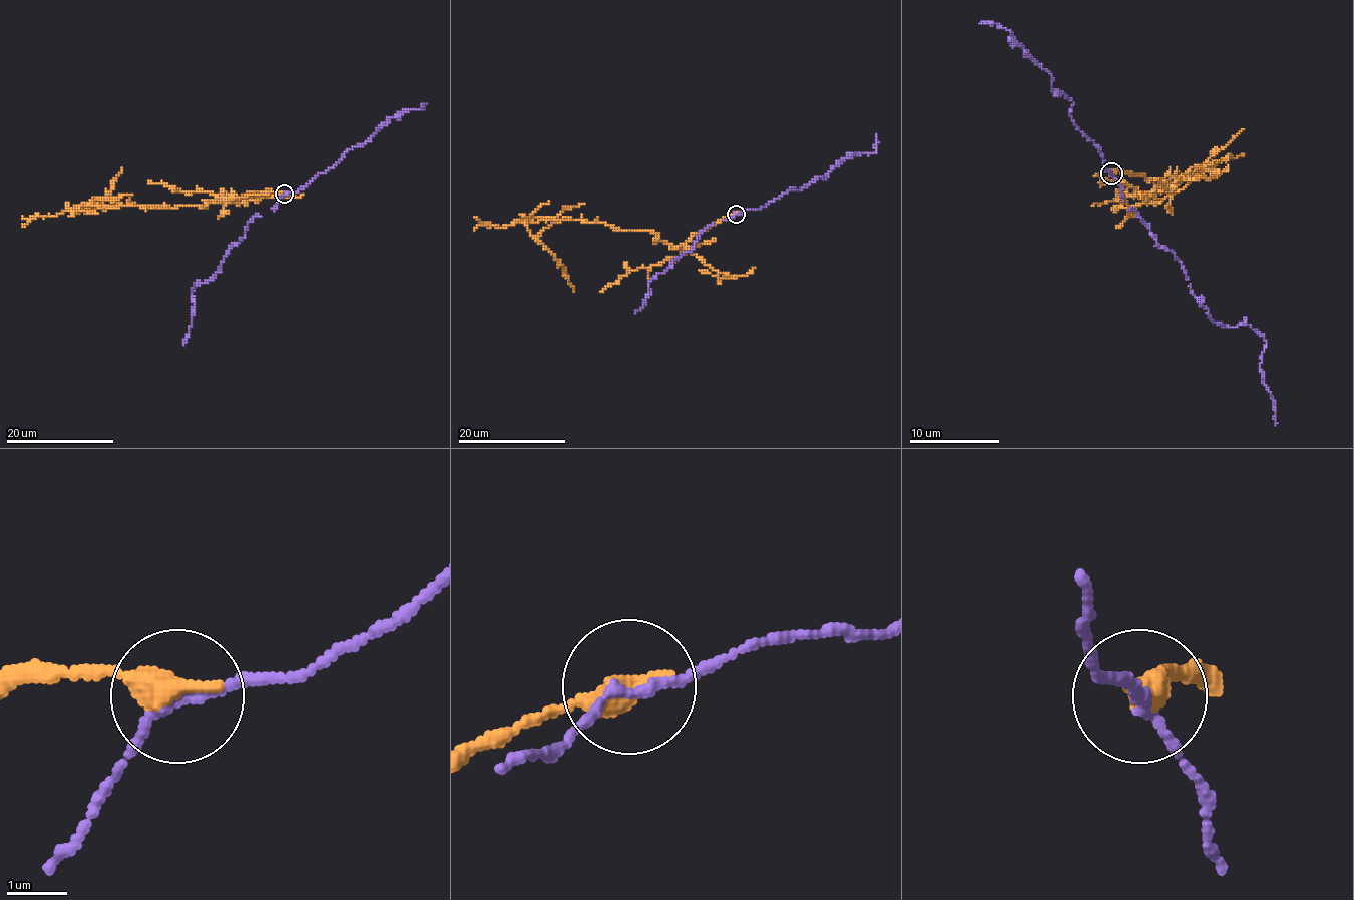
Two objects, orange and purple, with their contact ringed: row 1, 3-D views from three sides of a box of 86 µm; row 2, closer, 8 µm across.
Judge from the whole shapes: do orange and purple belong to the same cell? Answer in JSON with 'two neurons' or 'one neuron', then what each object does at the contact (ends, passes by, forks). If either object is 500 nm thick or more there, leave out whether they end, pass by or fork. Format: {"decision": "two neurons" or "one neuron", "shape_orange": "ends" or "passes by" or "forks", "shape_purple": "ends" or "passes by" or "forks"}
{"decision": "two neurons"}

